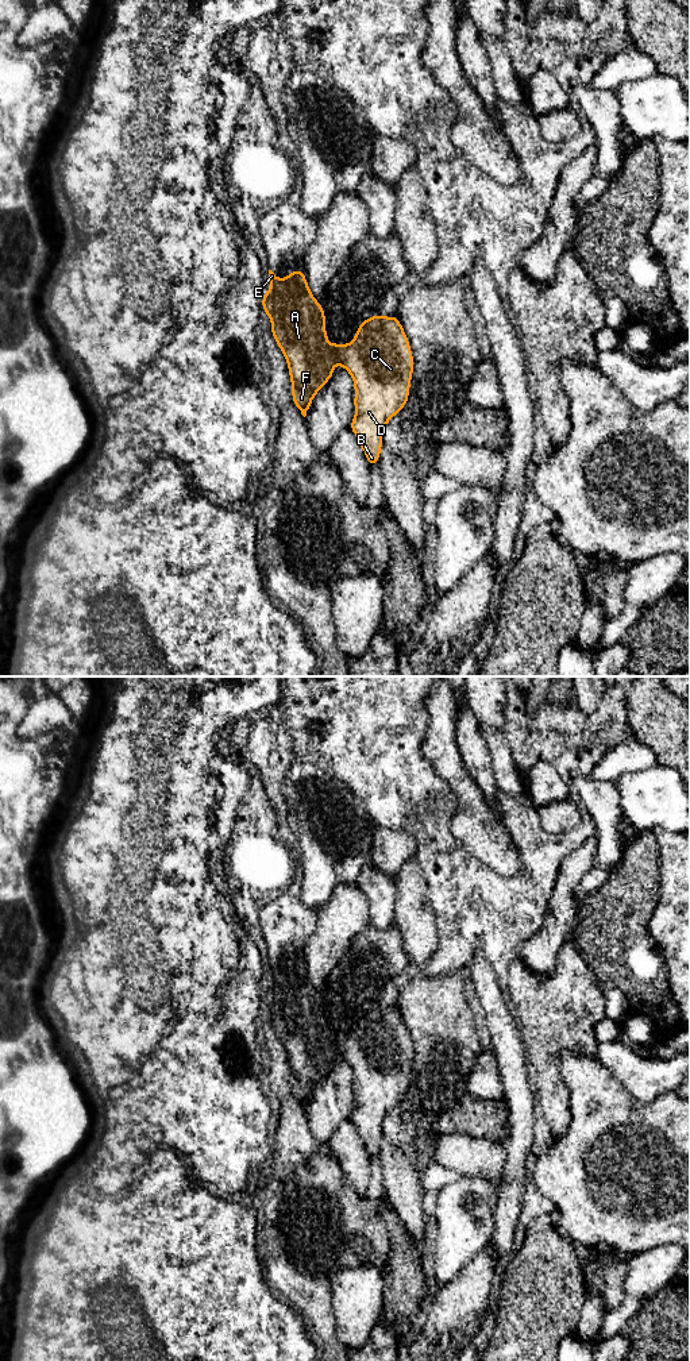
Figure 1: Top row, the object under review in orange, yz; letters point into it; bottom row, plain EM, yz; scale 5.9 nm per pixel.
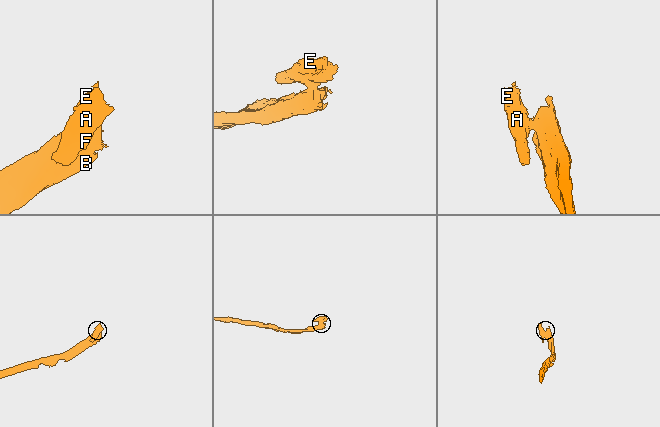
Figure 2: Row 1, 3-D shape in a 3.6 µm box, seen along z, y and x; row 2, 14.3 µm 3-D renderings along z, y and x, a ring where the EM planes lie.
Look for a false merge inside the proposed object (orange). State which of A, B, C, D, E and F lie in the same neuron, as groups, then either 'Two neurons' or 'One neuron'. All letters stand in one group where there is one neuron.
Groups: A E F / B C D. Two neurons

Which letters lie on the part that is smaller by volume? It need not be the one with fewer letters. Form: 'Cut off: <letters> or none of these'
Cut off: A, E, F

